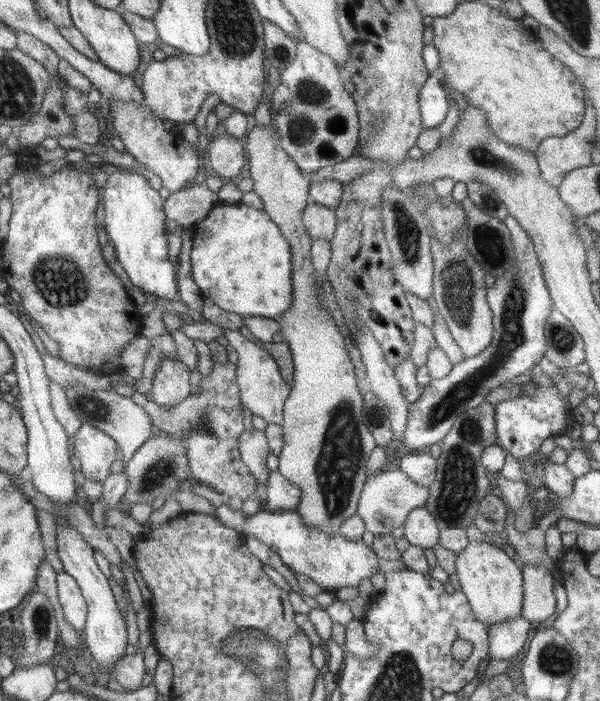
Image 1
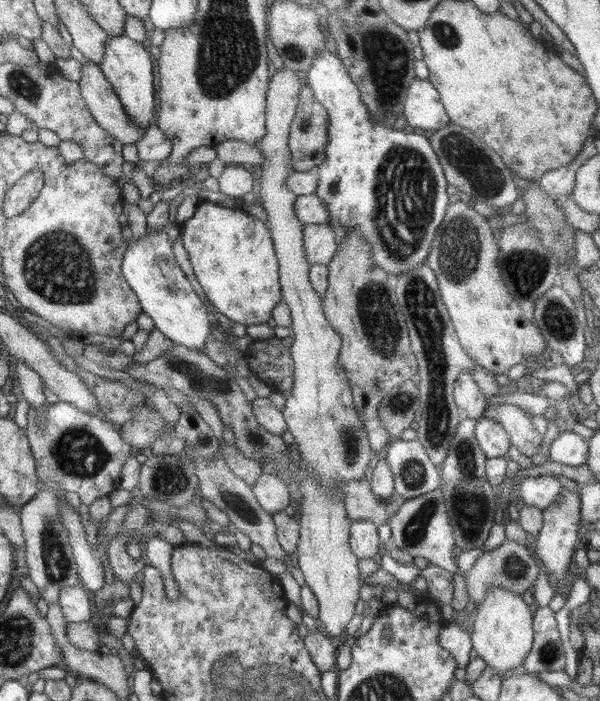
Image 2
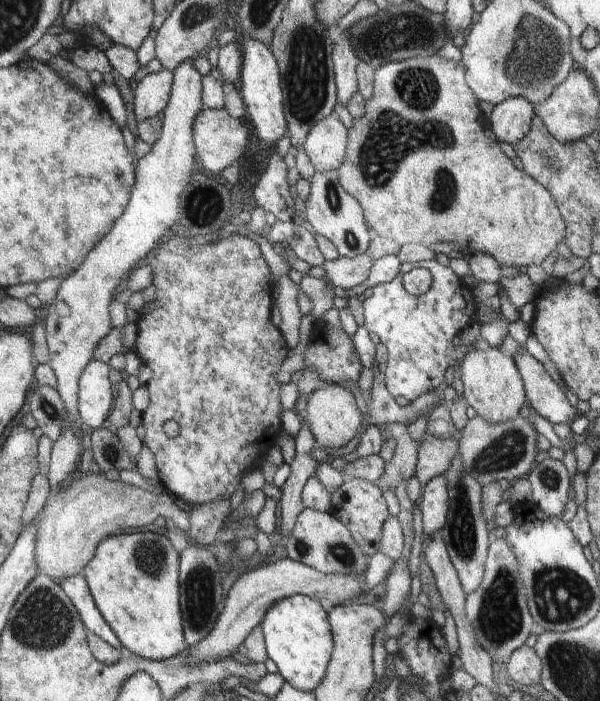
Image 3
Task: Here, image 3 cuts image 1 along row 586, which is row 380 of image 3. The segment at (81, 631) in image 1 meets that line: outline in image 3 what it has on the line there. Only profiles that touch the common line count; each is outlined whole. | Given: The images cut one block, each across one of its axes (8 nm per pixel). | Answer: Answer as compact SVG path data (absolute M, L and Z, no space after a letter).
M193 60L182 63L173 72L173 83L168 106L164 110L162 130L160 138L153 144L151 151L146 156L136 160L134 188L130 202L120 216L120 220L114 224L112 232L104 236L104 240L90 252L80 267L77 268L68 278L62 280L55 299L48 304L46 314L46 338L49 348L50 368L53 368L57 378L56 390L67 410L67 421L62 427L60 438L53 444L49 462L47 477L49 488L55 493L66 484L67 478L76 476L76 464L81 461L84 449L81 445L81 438L77 435L75 427L81 425L81 418L78 410L79 403L79 378L86 365L93 359L98 343L106 338L112 330L108 307L115 298L116 293L129 278L129 274L136 266L149 261L149 256L156 250L156 247L163 241L164 234L178 222L178 210L180 210L180 198L186 186L190 184L192 176L196 172L202 172L197 157L197 148L193 139L193 126L198 113L204 109L202 100L202 76L193 67Z

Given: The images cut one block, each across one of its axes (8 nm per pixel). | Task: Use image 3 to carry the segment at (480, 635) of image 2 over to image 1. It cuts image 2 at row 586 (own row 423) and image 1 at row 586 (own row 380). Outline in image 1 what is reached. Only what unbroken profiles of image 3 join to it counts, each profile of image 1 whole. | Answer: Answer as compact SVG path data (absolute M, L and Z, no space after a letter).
M489 540L470 542L456 554L456 572L476 620L497 624L521 616L523 605L523 574L504 550L490 545Z

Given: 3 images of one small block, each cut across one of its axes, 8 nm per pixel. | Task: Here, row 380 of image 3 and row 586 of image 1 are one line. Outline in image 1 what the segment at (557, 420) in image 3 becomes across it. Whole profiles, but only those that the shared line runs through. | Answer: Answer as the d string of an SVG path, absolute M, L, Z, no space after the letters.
M526 564L522 574L524 594L521 616L531 623L544 622L556 610L554 583L558 576L548 572L546 566L532 564Z

